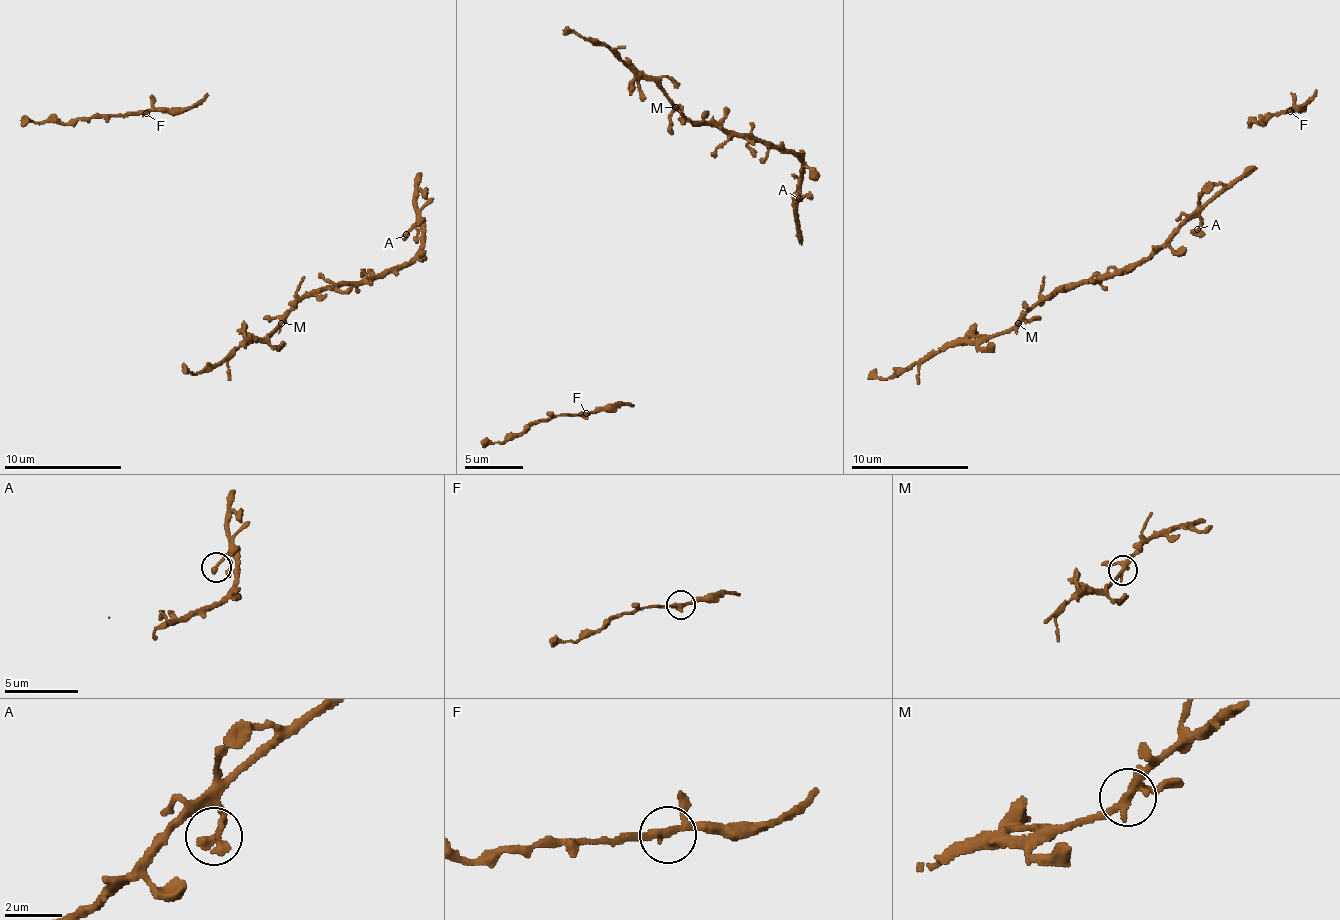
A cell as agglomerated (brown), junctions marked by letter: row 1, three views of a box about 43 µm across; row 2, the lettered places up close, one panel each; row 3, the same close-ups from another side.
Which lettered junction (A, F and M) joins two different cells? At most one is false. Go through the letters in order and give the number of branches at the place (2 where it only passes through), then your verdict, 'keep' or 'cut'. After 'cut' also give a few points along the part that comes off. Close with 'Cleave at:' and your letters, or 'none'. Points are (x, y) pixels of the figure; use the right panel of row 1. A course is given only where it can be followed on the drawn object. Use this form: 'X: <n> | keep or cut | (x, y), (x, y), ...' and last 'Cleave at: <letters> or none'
A: 2 | keep
F: 3 | keep
M: 3 | keep
Cleave at: none

